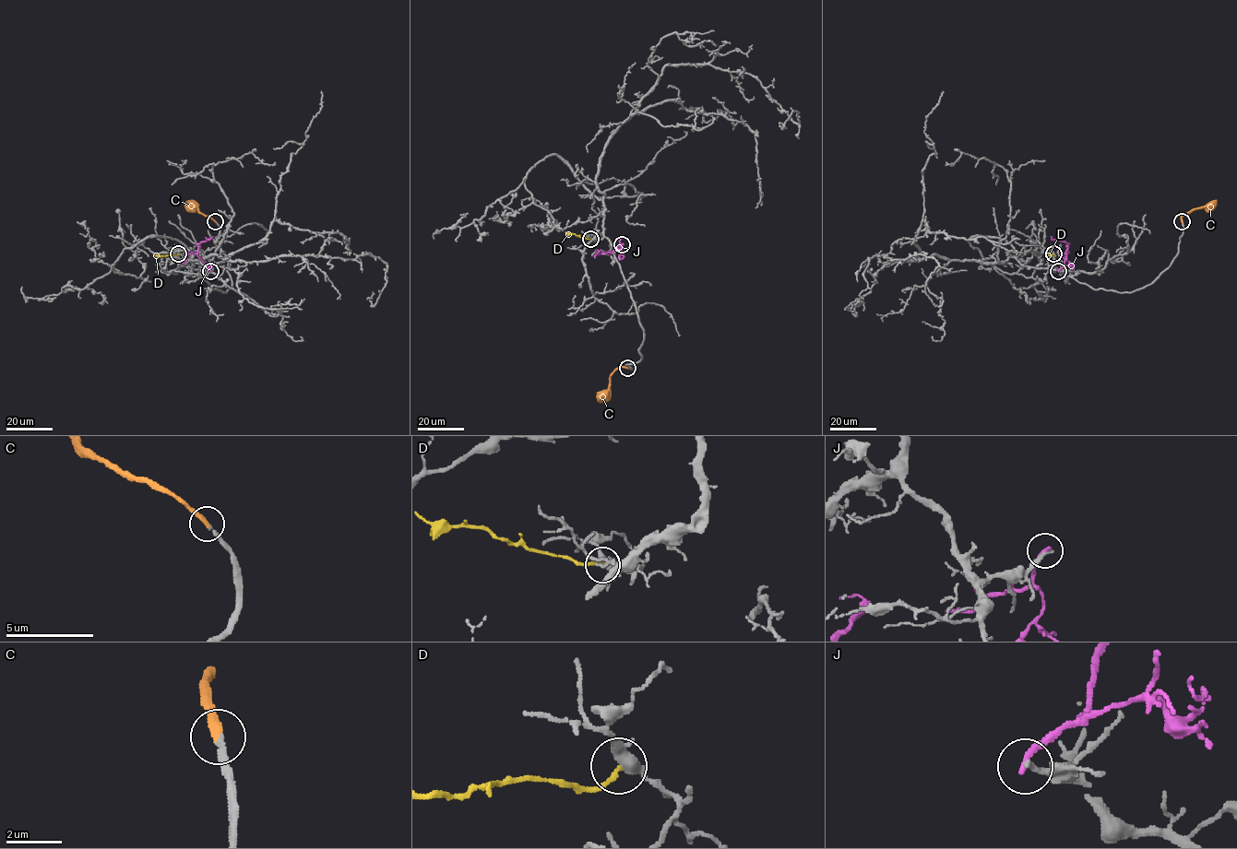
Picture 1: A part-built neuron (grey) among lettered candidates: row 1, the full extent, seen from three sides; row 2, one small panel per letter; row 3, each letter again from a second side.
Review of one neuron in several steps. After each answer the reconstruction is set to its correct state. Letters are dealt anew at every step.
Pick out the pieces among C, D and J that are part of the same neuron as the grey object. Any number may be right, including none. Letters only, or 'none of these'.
C

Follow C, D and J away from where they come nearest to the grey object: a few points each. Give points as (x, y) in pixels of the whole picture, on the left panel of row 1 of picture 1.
C: (216, 222), (196, 207), (191, 209), (186, 205)
D: (178, 253), (153, 254)
J: (210, 270), (197, 255), (198, 244), (212, 236)

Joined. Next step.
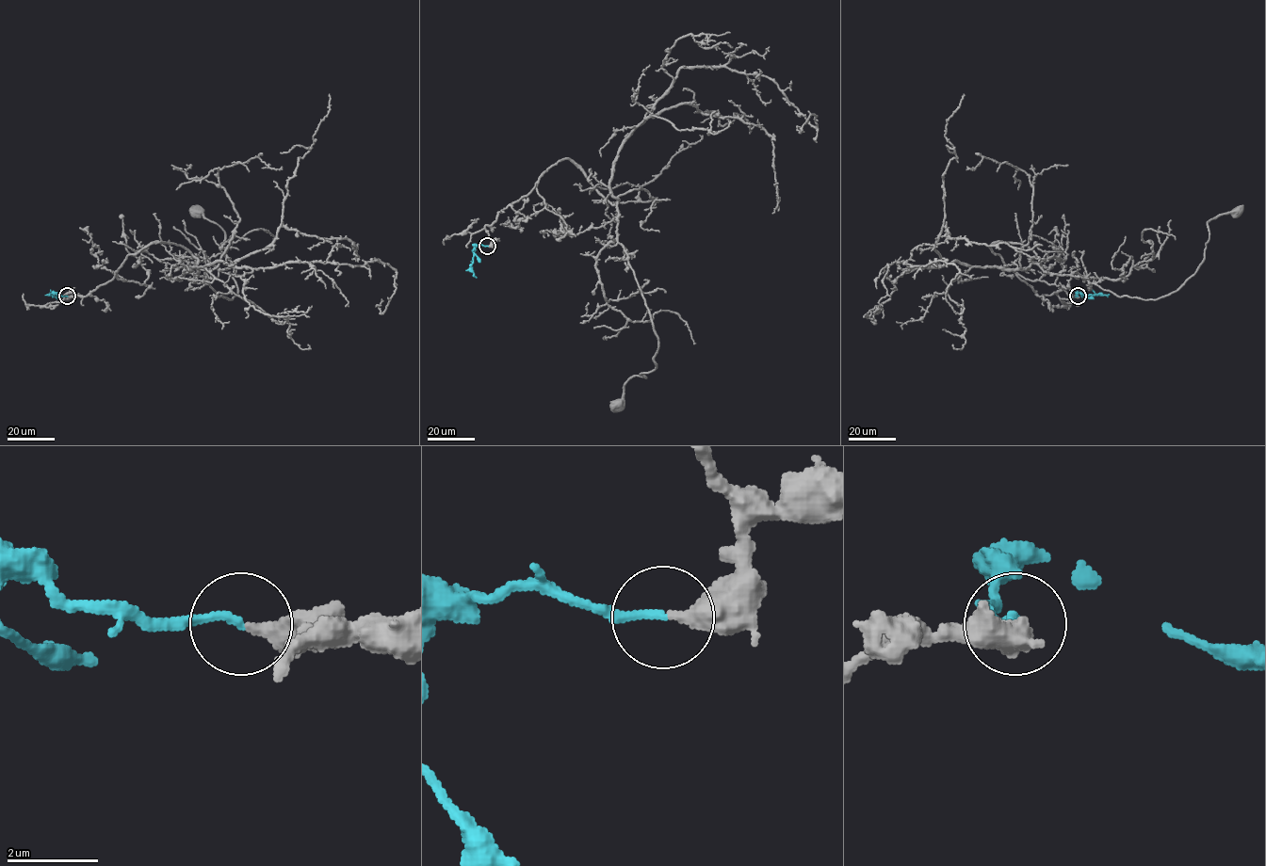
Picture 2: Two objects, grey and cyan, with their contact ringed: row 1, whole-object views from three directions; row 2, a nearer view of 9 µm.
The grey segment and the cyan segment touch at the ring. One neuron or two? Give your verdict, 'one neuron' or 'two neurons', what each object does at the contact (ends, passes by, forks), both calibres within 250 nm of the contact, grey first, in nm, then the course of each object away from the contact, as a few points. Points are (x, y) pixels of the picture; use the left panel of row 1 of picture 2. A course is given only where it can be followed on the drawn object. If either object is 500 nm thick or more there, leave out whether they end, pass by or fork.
one neuron | grey ends | cyan ends | 360/170 nm | grey via (67, 296), (87, 296), (128, 255), (170, 242), (232, 299), (235, 266), (219, 248), (224, 232), (195, 212) | cyan via (67, 296), (56, 295)

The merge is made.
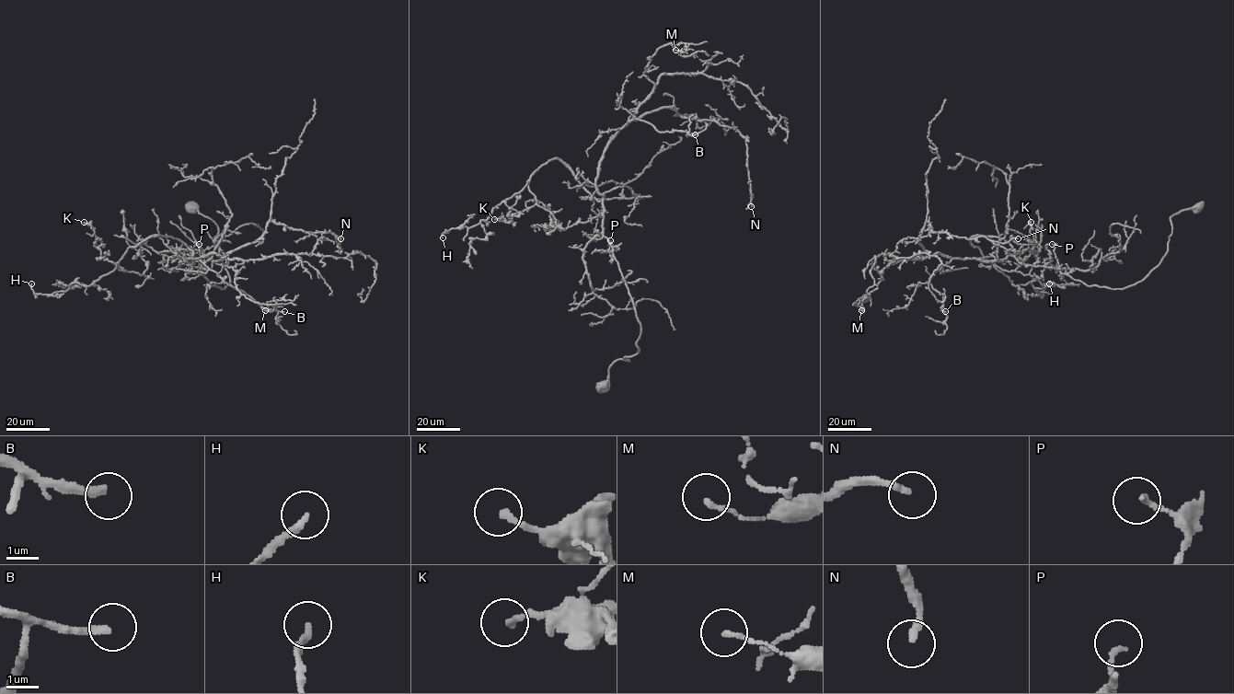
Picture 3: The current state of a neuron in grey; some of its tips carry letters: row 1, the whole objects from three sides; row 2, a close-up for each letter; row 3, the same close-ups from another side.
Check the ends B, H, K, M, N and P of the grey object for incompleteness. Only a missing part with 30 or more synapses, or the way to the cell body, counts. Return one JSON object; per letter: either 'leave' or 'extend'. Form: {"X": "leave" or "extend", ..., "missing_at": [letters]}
{"B": "extend", "H": "extend", "K": "leave", "M": "leave", "N": "extend", "P": "leave", "missing_at": ["B", "H", "N"]}

